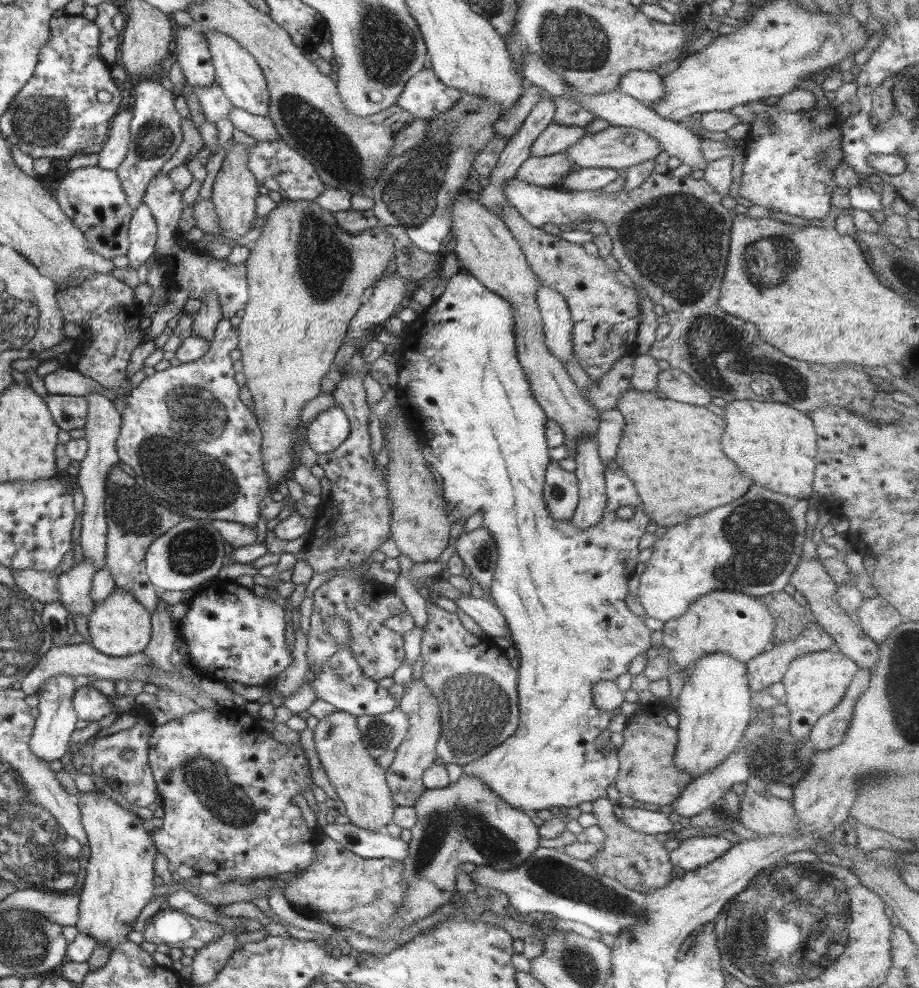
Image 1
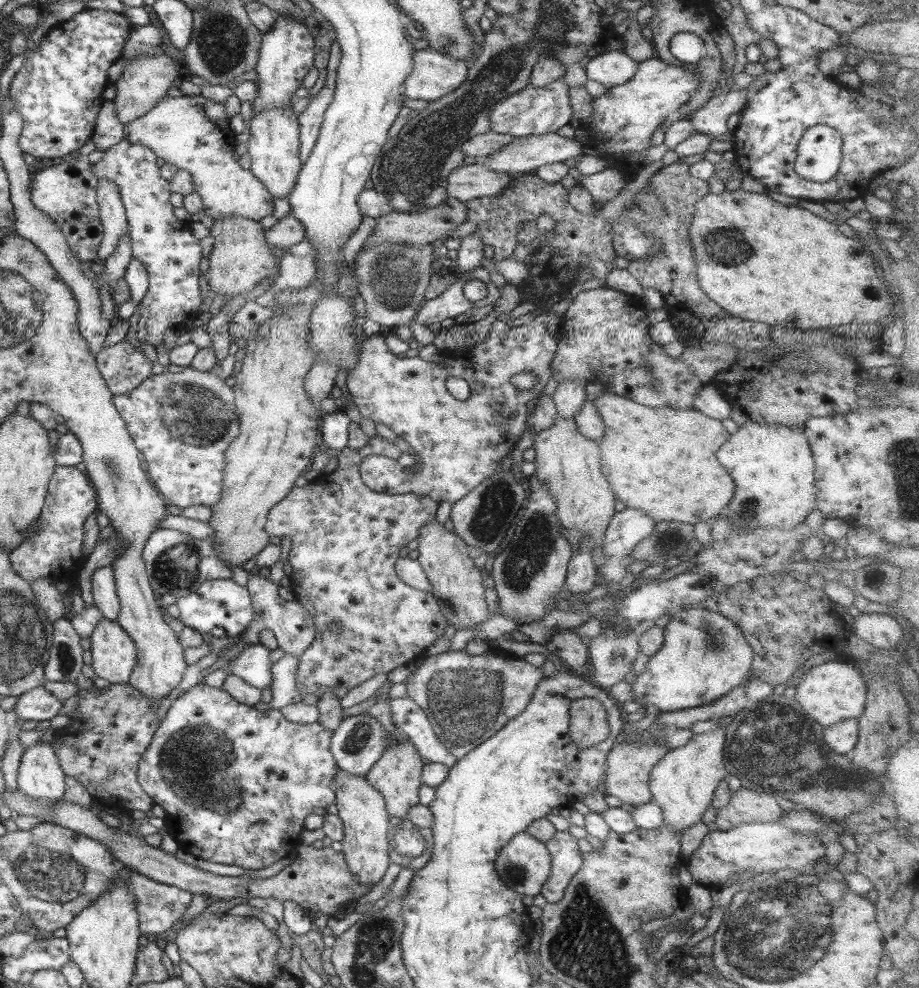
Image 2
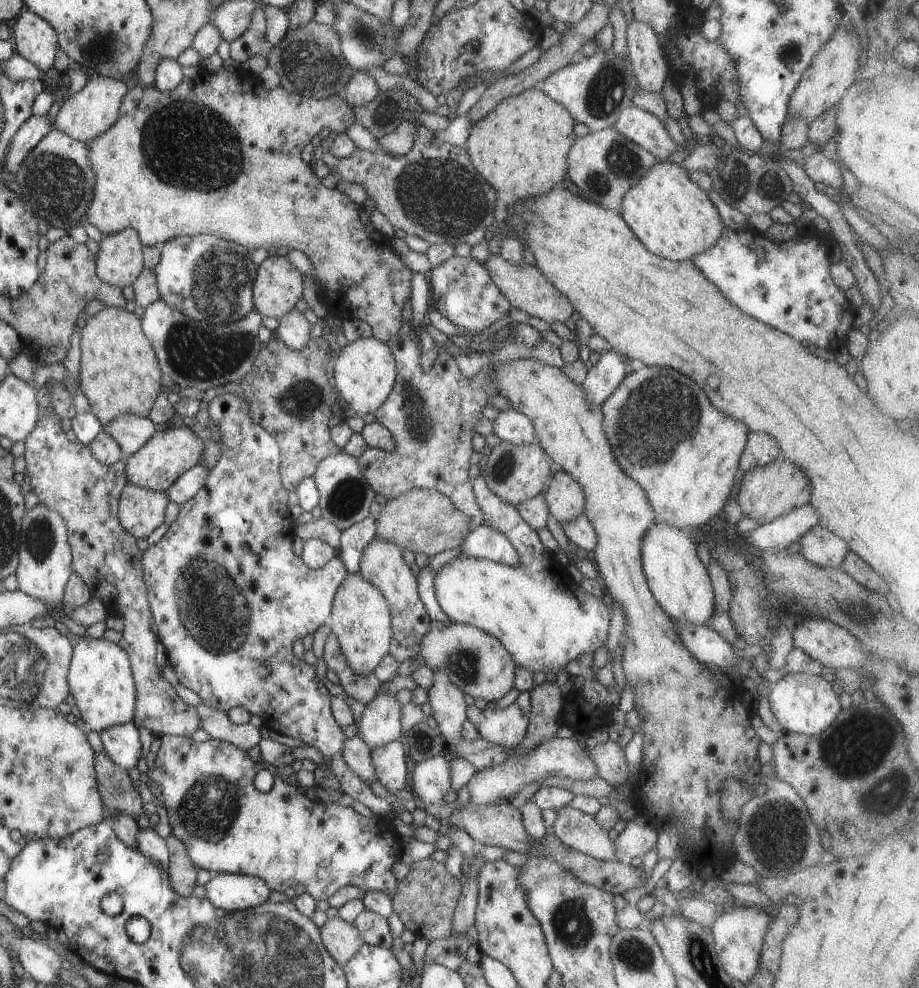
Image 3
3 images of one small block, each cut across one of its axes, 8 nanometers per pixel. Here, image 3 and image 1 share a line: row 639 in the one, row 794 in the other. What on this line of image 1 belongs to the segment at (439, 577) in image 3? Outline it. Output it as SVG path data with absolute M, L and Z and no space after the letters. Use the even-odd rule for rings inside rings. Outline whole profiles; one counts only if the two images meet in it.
M458 272L451 276L445 284L443 293L435 298L432 303L424 308L417 319L411 321L405 326L402 338L401 356L398 361L398 374L396 379L395 389L397 393L397 407L400 409L400 414L409 420L417 422L417 432L419 432L419 446L421 446L421 454L424 461L437 472L443 486L441 493L446 504L453 504L453 508L447 513L447 521L449 526L457 520L465 520L474 512L481 509L483 513L481 527L487 529L493 541L495 541L495 549L497 549L497 560L492 576L491 586L489 587L492 602L497 607L497 610L503 615L506 622L506 628L509 631L509 639L513 646L519 652L519 666L517 672L517 687L518 695L518 712L519 723L514 734L511 734L502 744L499 744L495 749L492 749L488 754L481 756L478 760L473 760L468 764L461 765L462 774L467 776L475 776L477 780L481 780L487 788L491 788L491 792L495 792L505 804L511 809L532 814L533 812L546 810L551 807L577 807L581 802L593 802L597 798L606 796L605 788L614 782L617 776L617 758L615 756L606 756L604 752L595 749L595 738L601 731L606 730L609 726L609 721L612 714L601 712L595 708L591 688L593 684L602 682L603 680L615 681L621 674L626 672L626 669L631 664L631 660L639 653L645 653L650 647L649 634L651 631L643 625L641 615L634 615L632 610L626 604L626 599L629 594L627 582L629 578L639 571L640 565L637 559L639 549L637 542L645 533L645 526L650 523L648 520L620 519L615 515L615 510L621 506L631 506L637 508L641 512L641 500L637 500L637 492L631 480L627 476L623 476L619 466L615 464L615 460L611 460L604 467L604 482L605 482L605 508L601 514L601 520L597 524L593 524L587 530L577 530L571 526L571 518L569 520L553 520L547 512L547 506L543 502L543 484L544 473L549 457L547 456L547 442L545 440L545 423L547 418L545 412L539 408L539 404L533 398L531 386L527 382L527 376L521 368L515 351L515 336L513 324L513 312L511 306L506 300L503 300L499 295L487 290L473 276L465 272Z

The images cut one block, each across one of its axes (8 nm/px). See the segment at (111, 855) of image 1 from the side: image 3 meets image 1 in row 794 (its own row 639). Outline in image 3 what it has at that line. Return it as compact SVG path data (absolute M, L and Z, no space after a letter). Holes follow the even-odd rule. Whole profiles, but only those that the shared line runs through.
M77 637L68 664L66 681L86 731L100 733L106 728L132 720L134 677L127 653L117 644L100 637Z

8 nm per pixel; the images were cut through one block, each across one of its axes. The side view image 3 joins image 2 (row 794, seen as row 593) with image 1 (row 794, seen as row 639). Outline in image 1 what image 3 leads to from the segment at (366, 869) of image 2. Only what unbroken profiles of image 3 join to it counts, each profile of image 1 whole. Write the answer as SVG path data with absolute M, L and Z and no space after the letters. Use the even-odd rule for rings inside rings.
M335 710L318 720L313 732L313 743L317 757L327 775L331 786L335 788L338 800L345 807L349 823L362 830L383 832L392 821L395 808L390 790L386 784L385 771L377 765L375 759L363 749L356 718Z

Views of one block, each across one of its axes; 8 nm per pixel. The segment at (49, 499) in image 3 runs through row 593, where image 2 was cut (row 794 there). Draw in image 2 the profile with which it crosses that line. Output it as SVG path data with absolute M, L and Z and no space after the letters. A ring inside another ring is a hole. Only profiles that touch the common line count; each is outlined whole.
M110 684L107 688L96 688L96 690L78 690L76 695L77 706L73 713L68 715L70 724L62 730L67 736L73 736L73 740L56 740L53 736L50 742L64 776L71 776L73 780L77 780L96 800L94 801L95 807L104 810L122 810L127 814L132 811L147 813L154 802L139 786L136 774L141 754L148 748L155 729L158 727L155 713L159 701L151 703L144 700L143 695L139 695L137 690L125 684Z

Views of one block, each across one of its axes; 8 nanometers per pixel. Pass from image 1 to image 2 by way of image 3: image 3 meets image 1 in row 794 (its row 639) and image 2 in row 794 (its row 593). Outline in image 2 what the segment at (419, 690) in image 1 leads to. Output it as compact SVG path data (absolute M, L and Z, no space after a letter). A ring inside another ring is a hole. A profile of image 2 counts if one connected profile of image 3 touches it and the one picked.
M407 740L389 747L371 766L367 774L364 774L367 784L371 784L371 788L375 788L384 797L386 814L389 817L405 820L407 812L419 804L417 790L422 784L420 779L422 768L421 758L414 746Z

